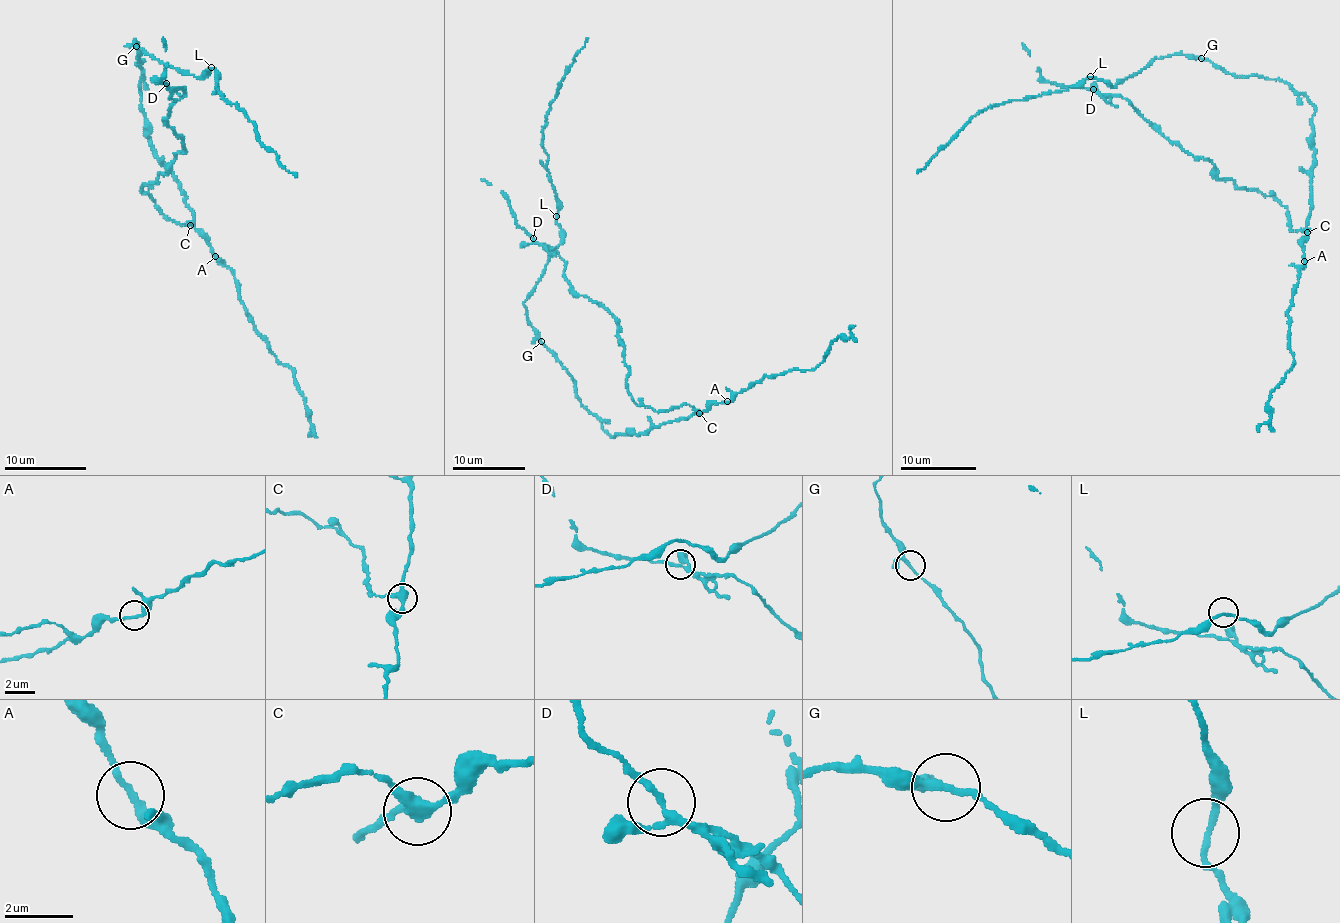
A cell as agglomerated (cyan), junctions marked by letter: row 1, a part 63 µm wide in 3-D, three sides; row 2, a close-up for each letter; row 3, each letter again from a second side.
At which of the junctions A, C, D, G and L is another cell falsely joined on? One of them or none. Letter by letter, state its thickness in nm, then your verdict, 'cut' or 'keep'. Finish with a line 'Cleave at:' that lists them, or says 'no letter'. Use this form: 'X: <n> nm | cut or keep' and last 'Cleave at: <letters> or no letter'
A: 220 nm | keep
C: 320 nm | keep
D: 190 nm | keep
G: 180 nm | keep
L: 170 nm | keep
Cleave at: no letter

